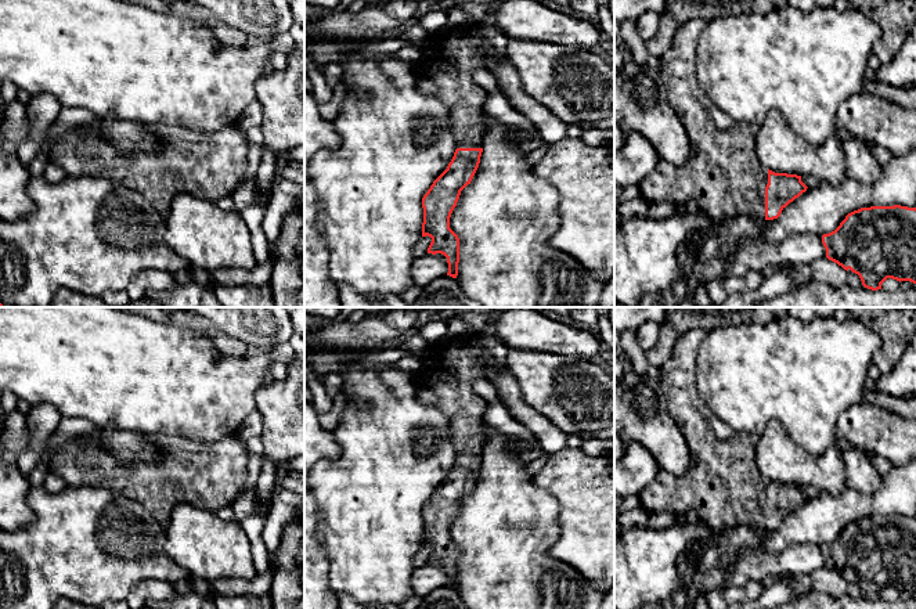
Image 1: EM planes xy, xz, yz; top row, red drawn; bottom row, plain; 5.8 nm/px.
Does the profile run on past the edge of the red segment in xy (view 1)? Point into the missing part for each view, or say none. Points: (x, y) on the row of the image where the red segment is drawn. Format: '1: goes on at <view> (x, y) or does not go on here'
1: does not go on here

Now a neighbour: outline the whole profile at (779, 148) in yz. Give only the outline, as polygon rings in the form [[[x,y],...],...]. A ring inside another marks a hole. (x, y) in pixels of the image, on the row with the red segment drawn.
[[[778,109],[769,112],[762,125],[758,126],[754,145],[758,162],[775,173],[815,177],[832,185],[840,185],[847,179],[841,136],[832,137],[819,145],[809,144],[790,127],[782,112]]]

